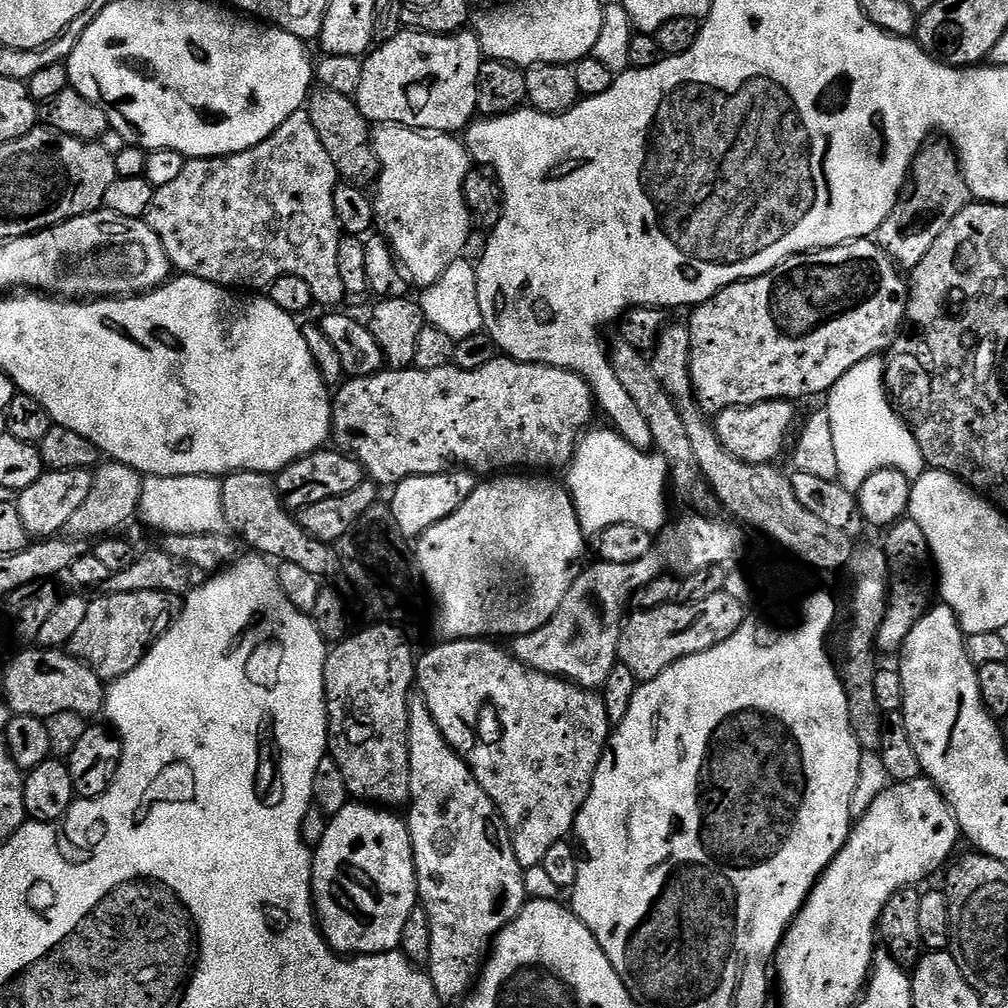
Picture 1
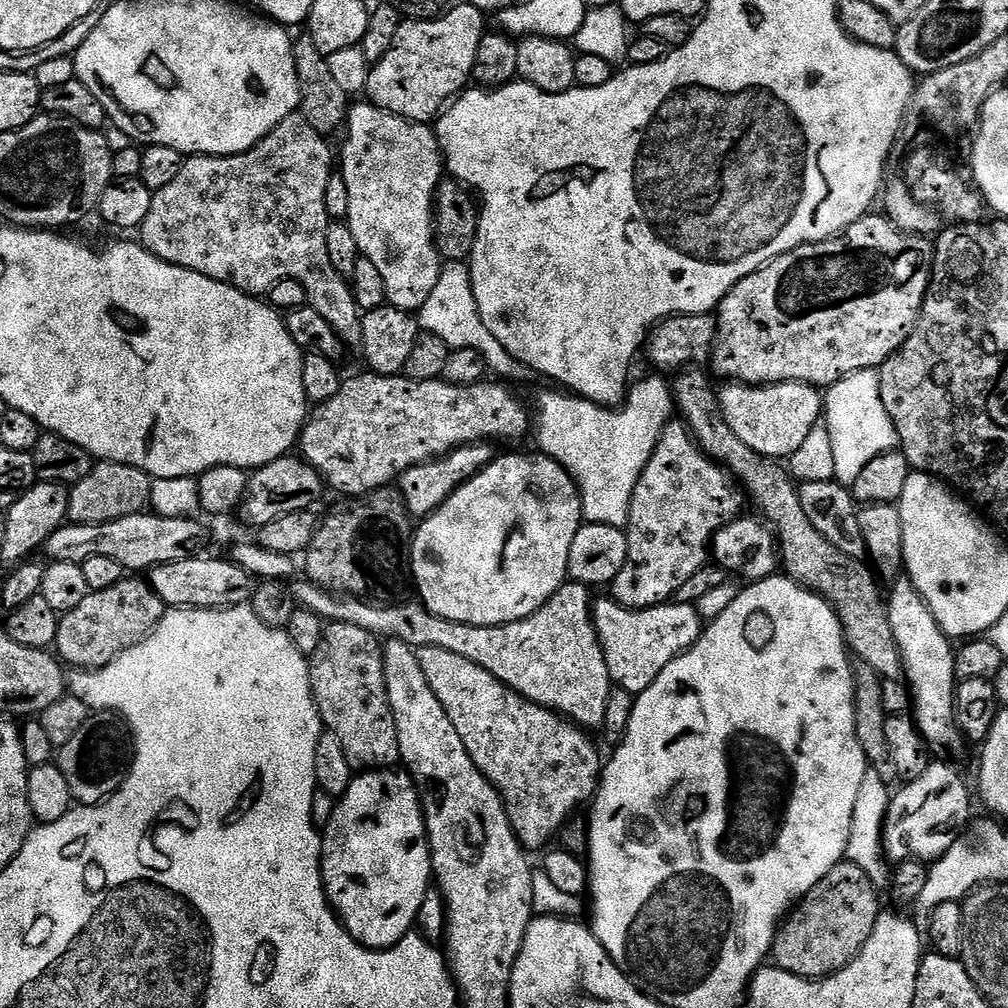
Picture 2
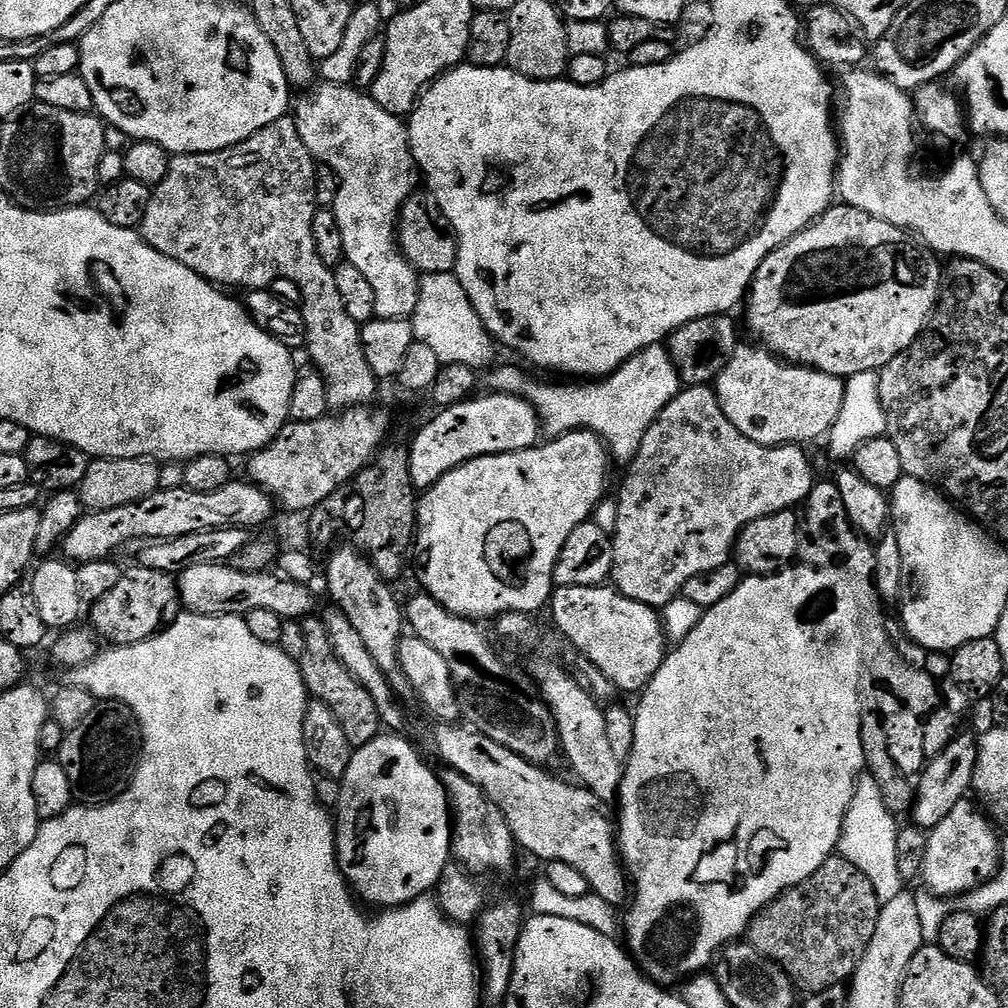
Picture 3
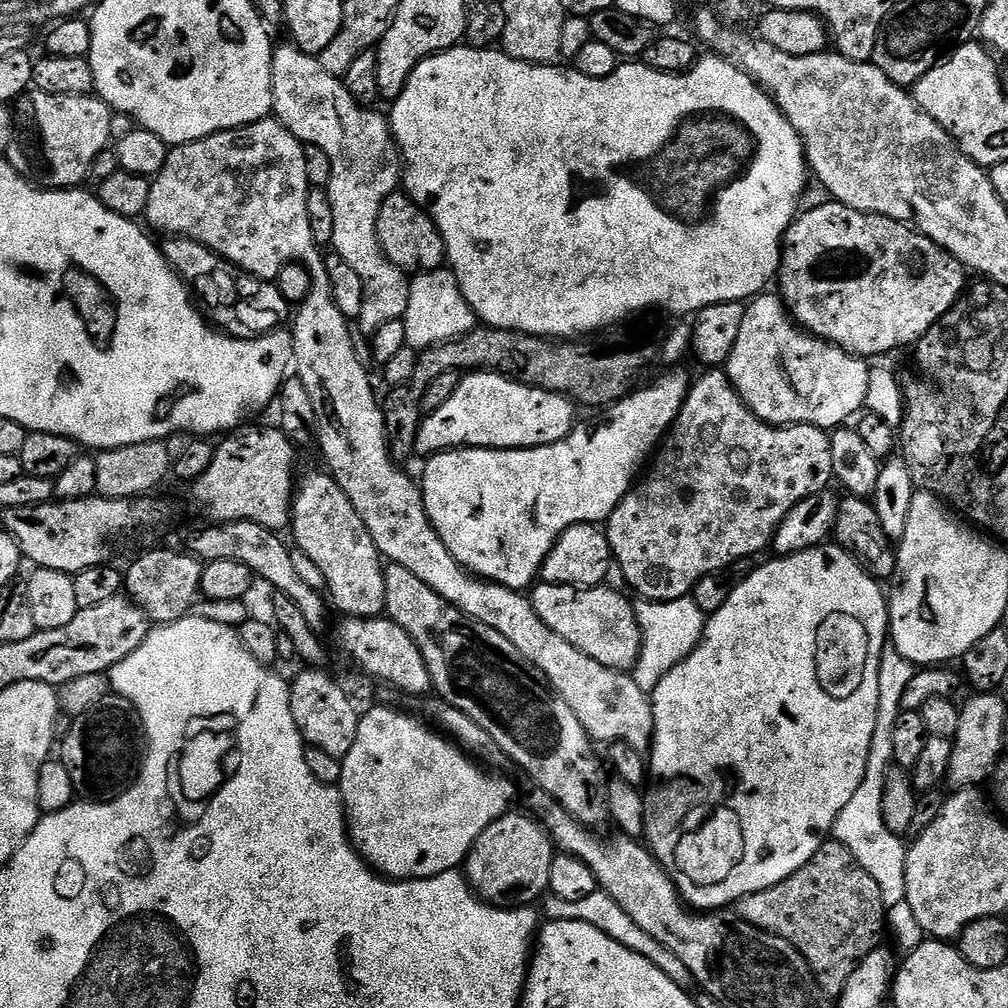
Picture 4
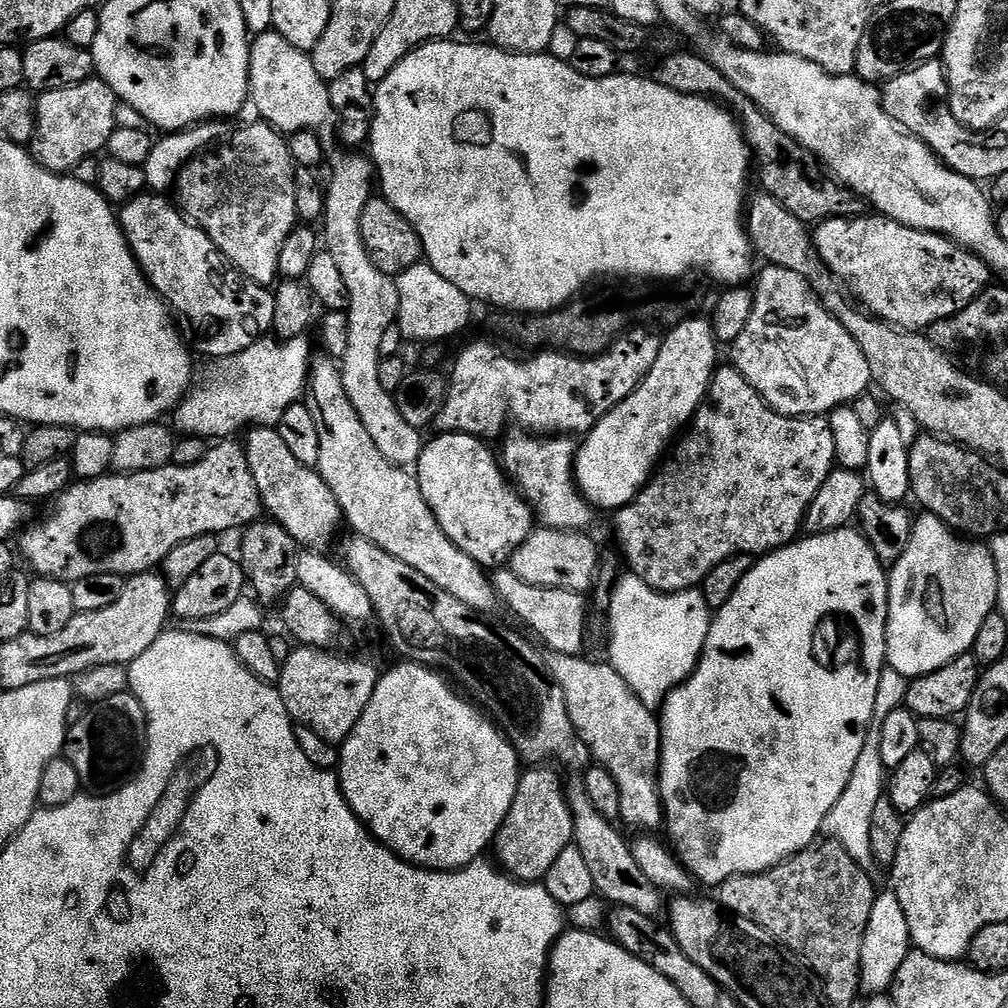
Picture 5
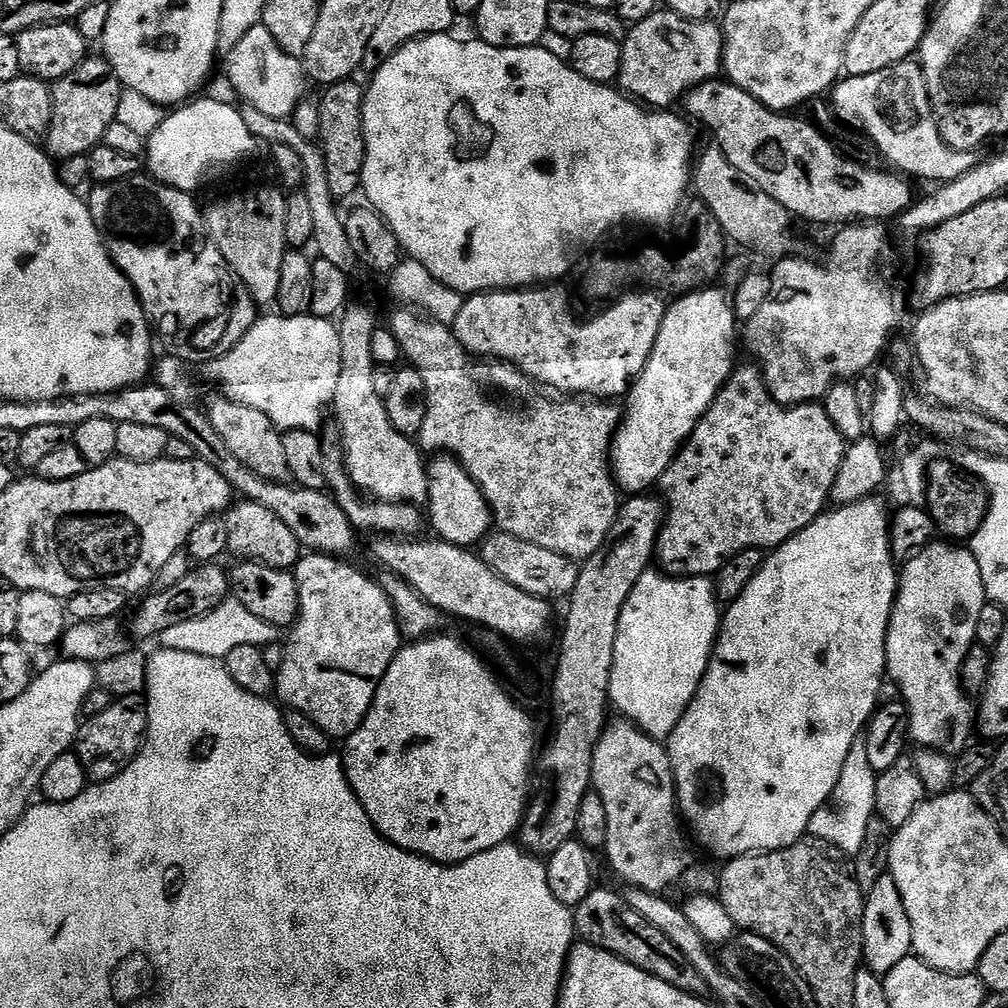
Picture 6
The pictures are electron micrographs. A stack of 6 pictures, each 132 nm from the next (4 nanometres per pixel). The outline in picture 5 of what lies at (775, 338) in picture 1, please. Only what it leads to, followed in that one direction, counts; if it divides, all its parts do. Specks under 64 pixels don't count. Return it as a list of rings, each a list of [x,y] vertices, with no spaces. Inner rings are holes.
[[[865,214],[822,220],[815,225],[814,243],[822,262],[830,266],[830,270],[841,282],[846,282],[849,293],[858,298],[871,315],[901,330],[927,330],[938,321],[950,318],[963,310],[976,296],[981,296],[994,279],[992,269],[980,256],[975,256],[946,236],[902,226],[889,216]]]

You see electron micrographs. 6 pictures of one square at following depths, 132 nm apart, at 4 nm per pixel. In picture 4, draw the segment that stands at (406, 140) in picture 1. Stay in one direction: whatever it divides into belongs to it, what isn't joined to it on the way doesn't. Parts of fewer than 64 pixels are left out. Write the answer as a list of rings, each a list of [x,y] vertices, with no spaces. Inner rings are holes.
[[[293,44],[282,47],[279,45],[273,51],[272,110],[275,119],[286,126],[286,130],[290,130],[290,134],[294,134],[294,138],[298,138],[301,144],[318,146],[324,151],[326,158],[330,158],[330,182],[326,189],[330,206],[334,206],[334,238],[330,248],[335,255],[346,258],[346,263],[362,280],[364,297],[358,327],[367,334],[376,333],[391,320],[403,317],[411,290],[410,280],[405,272],[384,257],[376,233],[378,210],[382,210],[382,202],[386,202],[390,193],[397,191],[402,184],[400,149],[392,136],[389,117],[379,116],[371,107],[361,107],[351,96],[341,77],[326,74],[319,57],[308,55]]]

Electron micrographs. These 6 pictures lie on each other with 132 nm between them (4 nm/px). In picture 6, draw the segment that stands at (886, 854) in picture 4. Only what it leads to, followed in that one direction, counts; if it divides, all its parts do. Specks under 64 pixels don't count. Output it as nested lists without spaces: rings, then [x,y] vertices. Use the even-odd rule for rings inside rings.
[[[858,742],[846,754],[846,766],[842,766],[842,774],[838,778],[838,786],[834,786],[832,796],[827,804],[823,804],[810,818],[807,835],[813,840],[821,840],[830,846],[838,846],[850,858],[855,858],[862,850],[862,842],[866,842],[866,826],[870,826],[872,817],[876,815],[876,778],[878,773],[870,766],[870,757],[866,754],[866,746]]]

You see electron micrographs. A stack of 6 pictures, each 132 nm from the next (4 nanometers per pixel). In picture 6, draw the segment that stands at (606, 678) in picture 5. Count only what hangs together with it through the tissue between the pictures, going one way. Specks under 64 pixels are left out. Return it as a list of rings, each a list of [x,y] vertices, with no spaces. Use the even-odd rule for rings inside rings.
[[[631,722],[609,723],[600,735],[594,750],[592,763],[592,788],[600,795],[604,807],[604,848],[608,851],[608,864],[612,872],[628,888],[641,888],[646,892],[667,893],[667,888],[676,888],[680,883],[704,894],[713,887],[714,876],[696,861],[688,840],[684,837],[685,825],[676,803],[676,779],[672,776],[672,763],[668,749],[653,736],[647,736],[642,729]]]

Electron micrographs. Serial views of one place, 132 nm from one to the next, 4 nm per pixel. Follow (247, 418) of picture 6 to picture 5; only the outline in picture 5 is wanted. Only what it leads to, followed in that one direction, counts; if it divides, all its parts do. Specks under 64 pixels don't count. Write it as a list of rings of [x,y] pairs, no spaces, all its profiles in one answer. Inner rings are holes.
[[[253,426],[253,427],[247,429],[246,435],[243,437],[242,443],[244,445],[244,453],[246,454],[246,462],[250,466],[250,474],[254,474],[254,486],[258,486],[258,494],[260,495],[260,503],[262,505],[263,511],[265,513],[267,513],[267,515],[269,517],[271,517],[271,519],[275,520],[277,524],[281,524],[285,528],[285,530],[290,534],[290,538],[294,538],[296,540],[297,545],[299,545],[299,547],[301,549],[304,549],[304,550],[328,550],[328,547],[330,547],[332,544],[332,539],[334,539],[336,536],[336,531],[338,531],[340,528],[340,524],[341,524],[341,528],[342,528],[342,521],[344,520],[344,511],[338,506],[338,498],[334,498],[334,494],[330,490],[330,486],[326,486],[326,482],[320,476],[319,471],[317,471],[316,468],[307,468],[306,466],[302,466],[302,462],[298,462],[298,458],[294,458],[294,454],[290,454],[290,449],[288,449],[286,447],[286,442],[282,442],[282,438],[280,437],[279,434],[277,434],[275,427]]]

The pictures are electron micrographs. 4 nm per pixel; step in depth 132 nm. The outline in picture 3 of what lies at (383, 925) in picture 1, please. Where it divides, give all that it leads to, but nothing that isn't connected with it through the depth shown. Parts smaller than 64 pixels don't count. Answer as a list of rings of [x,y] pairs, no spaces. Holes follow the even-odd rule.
[[[404,734],[378,735],[353,751],[350,766],[340,780],[340,801],[334,809],[336,861],[359,899],[365,905],[377,904],[380,910],[400,908],[427,897],[428,891],[439,885],[454,856],[454,813],[443,779],[432,773],[419,750],[400,735]]]

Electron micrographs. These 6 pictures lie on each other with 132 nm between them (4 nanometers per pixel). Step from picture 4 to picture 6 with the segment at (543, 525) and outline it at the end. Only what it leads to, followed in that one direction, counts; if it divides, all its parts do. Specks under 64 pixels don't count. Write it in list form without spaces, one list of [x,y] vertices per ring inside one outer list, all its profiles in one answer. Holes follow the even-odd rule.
[[[716,286],[702,288],[668,304],[658,342],[654,342],[644,373],[626,397],[628,412],[626,408],[620,429],[612,439],[612,474],[625,493],[647,493],[651,484],[653,487],[660,481],[737,363],[736,311],[731,306],[729,293],[718,289]],[[440,454],[427,465],[428,503],[426,516],[432,519],[432,528],[437,537],[459,548],[471,549],[489,535],[493,527],[492,510],[480,487],[468,477],[460,461],[451,454]],[[428,511],[428,512],[427,512]],[[489,527],[489,528],[488,528]],[[476,544],[476,545],[472,545]]]

